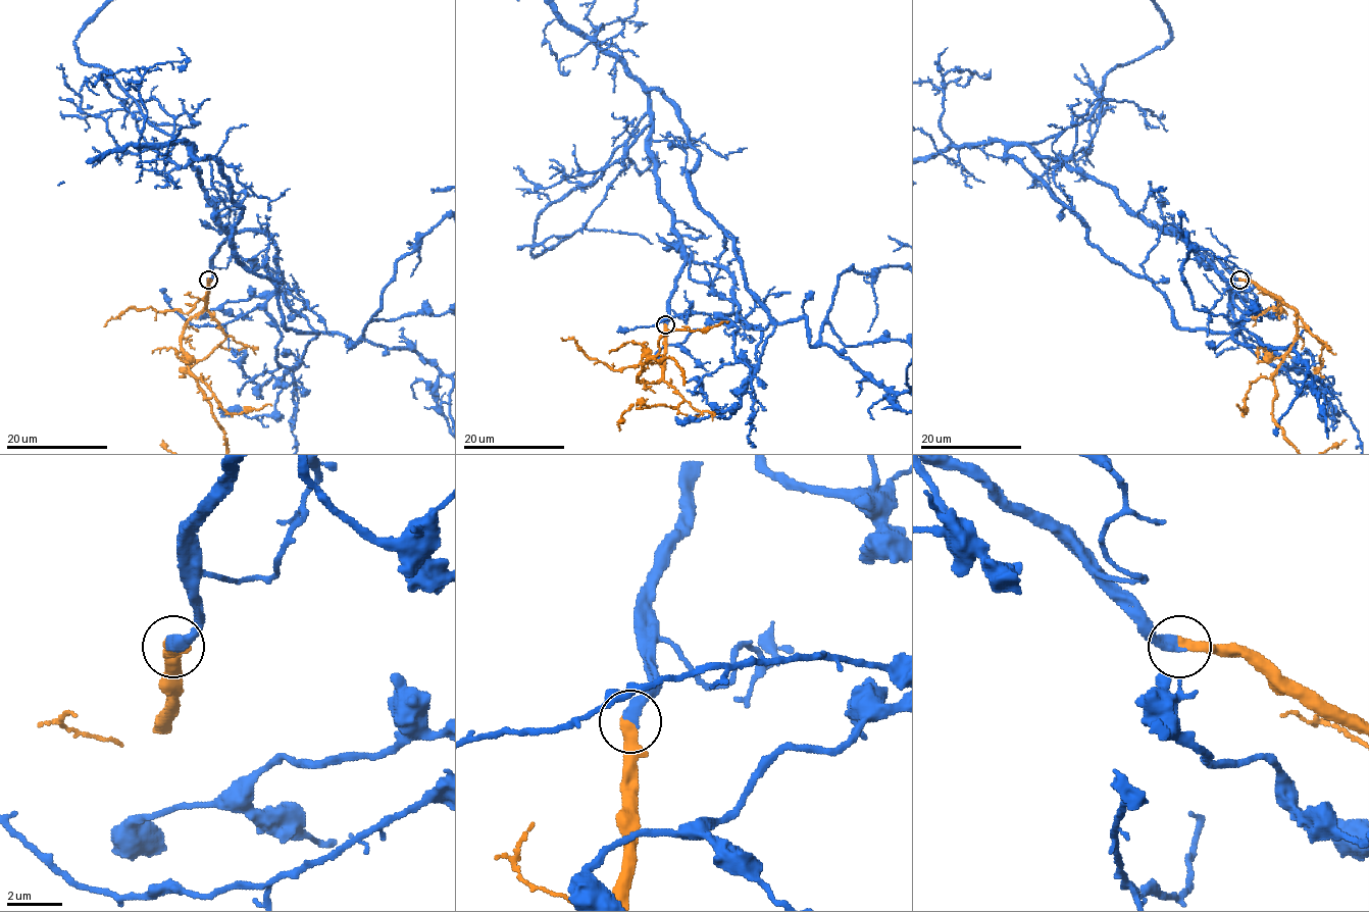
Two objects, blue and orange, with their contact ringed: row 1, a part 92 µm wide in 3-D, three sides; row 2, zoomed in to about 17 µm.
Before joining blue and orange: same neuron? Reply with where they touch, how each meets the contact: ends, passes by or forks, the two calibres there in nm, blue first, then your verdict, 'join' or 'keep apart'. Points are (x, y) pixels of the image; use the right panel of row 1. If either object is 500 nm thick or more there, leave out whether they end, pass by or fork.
place (1239, 280); blue ends; orange ends; calibres 480 and 440 nm; join

